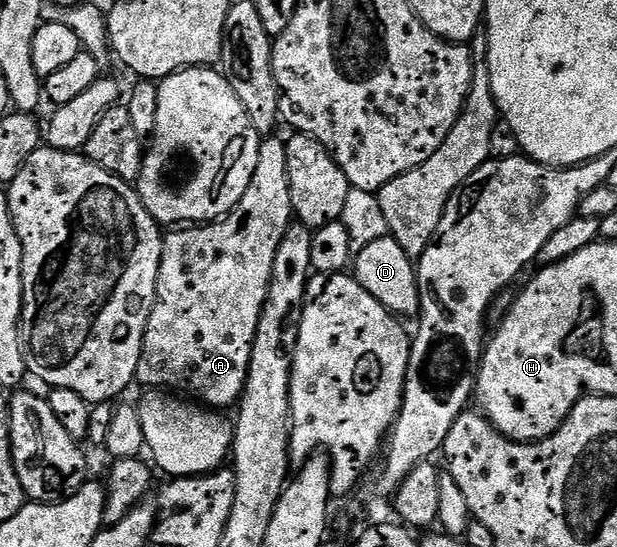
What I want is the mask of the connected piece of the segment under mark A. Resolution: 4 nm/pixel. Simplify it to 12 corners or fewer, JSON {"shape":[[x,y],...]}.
{"shape":[[287,145],[234,210],[164,235],[135,375],[212,410],[243,395],[293,222]]}

